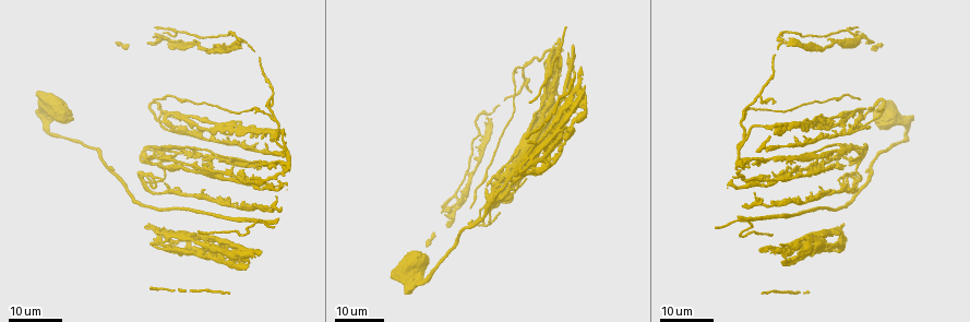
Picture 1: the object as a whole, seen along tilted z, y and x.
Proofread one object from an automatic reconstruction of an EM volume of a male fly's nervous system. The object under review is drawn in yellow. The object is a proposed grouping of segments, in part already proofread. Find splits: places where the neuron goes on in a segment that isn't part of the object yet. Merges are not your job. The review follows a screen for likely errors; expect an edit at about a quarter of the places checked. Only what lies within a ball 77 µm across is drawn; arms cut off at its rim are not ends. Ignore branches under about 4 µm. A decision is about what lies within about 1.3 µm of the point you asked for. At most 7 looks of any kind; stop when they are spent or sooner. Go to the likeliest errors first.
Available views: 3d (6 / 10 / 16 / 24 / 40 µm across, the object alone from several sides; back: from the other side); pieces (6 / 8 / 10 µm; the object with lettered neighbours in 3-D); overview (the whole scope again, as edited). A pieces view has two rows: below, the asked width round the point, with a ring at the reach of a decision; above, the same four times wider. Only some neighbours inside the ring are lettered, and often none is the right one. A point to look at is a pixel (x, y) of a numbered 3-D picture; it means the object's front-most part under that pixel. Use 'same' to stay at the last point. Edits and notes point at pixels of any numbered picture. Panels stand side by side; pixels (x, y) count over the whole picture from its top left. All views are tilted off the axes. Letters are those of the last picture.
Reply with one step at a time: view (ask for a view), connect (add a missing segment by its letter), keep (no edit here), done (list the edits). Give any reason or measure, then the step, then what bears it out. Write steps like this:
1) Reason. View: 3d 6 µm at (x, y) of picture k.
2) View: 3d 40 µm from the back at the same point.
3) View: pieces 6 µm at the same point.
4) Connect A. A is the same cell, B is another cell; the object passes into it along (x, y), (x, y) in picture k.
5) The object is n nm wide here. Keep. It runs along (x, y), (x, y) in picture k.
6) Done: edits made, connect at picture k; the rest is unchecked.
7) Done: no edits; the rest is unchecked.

Branch stops here. View: 3d 16 µm at (807, 290) of picture 1.

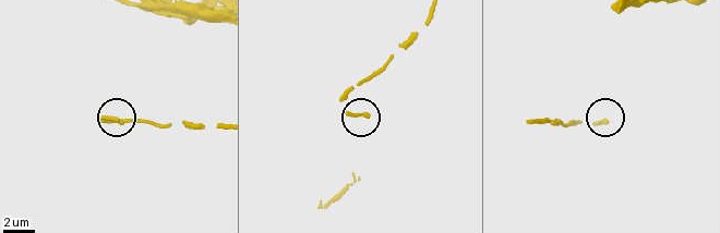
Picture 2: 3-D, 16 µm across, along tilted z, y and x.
View: pieces 6 µm at (605, 123) of picture 2.

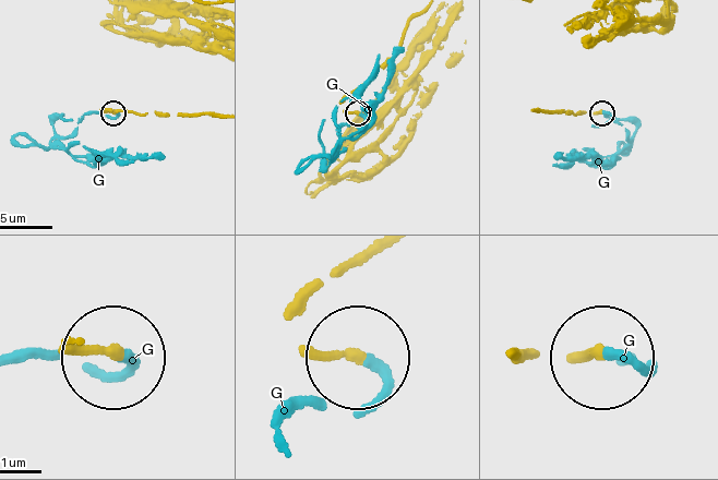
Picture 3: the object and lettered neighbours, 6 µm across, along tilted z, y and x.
Connect G. G is the same cell; the object passes into it along (365, 360), (380, 378), (373, 397), (296, 408), (280, 433) in picture 3; it goes on there.

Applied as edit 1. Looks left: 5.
Redraw. View: overview.

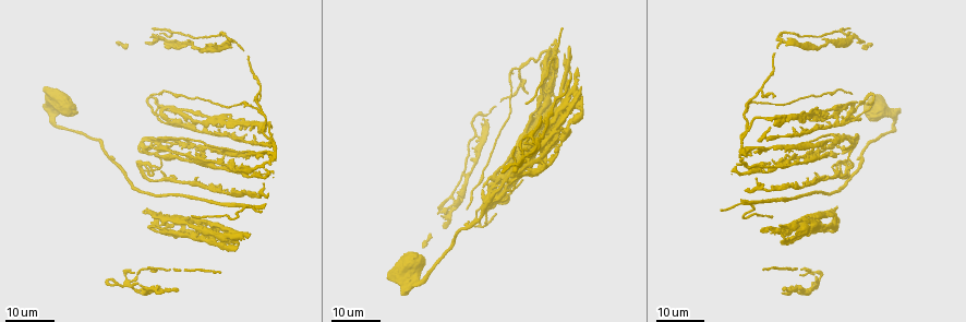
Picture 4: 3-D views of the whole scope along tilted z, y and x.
Free end. View: 3d 16 µm at (137, 165) of picture 4.

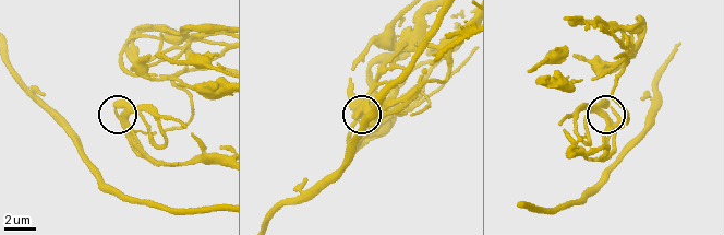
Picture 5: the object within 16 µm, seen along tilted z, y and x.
View: pieces 10 µm at (611, 105) of picture 5.

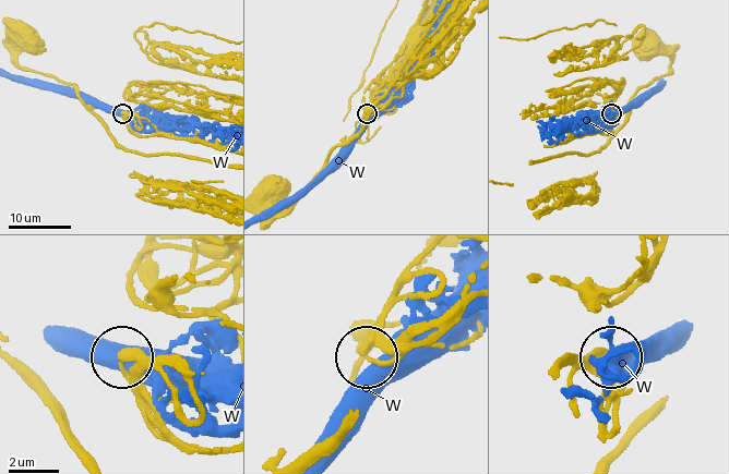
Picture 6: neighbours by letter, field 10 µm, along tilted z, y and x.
Keep. W is another cell; it runs along (191, 373), (141, 353), (123, 354) in picture 6; no lettered segment goes on from it.

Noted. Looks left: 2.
Branch stops here. View: 3d 16 µm at (834, 167) of picture 1.

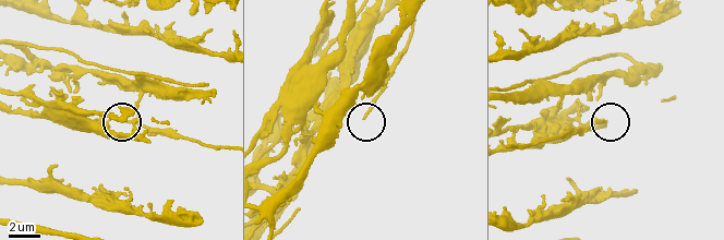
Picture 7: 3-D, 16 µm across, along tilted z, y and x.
What lies round it. View: pieces 10 µm at (365, 117) of picture 7.

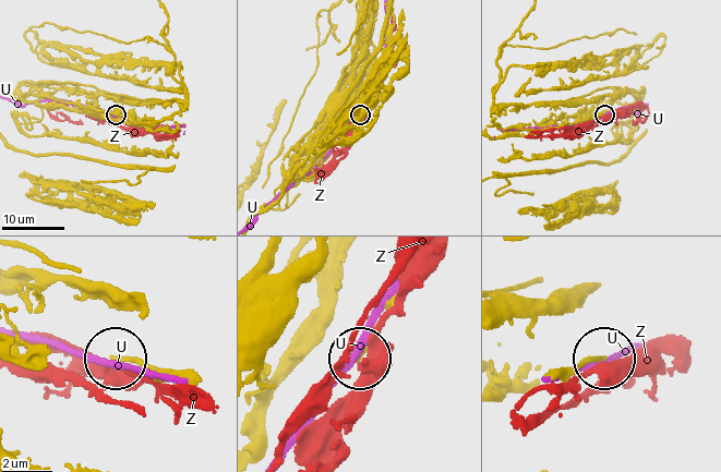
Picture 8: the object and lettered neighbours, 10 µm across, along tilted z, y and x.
Keep. U and Z are other cells; none of them fits.

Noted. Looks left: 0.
Done: edits made, connect at picture 3; the rest is unchecked.

